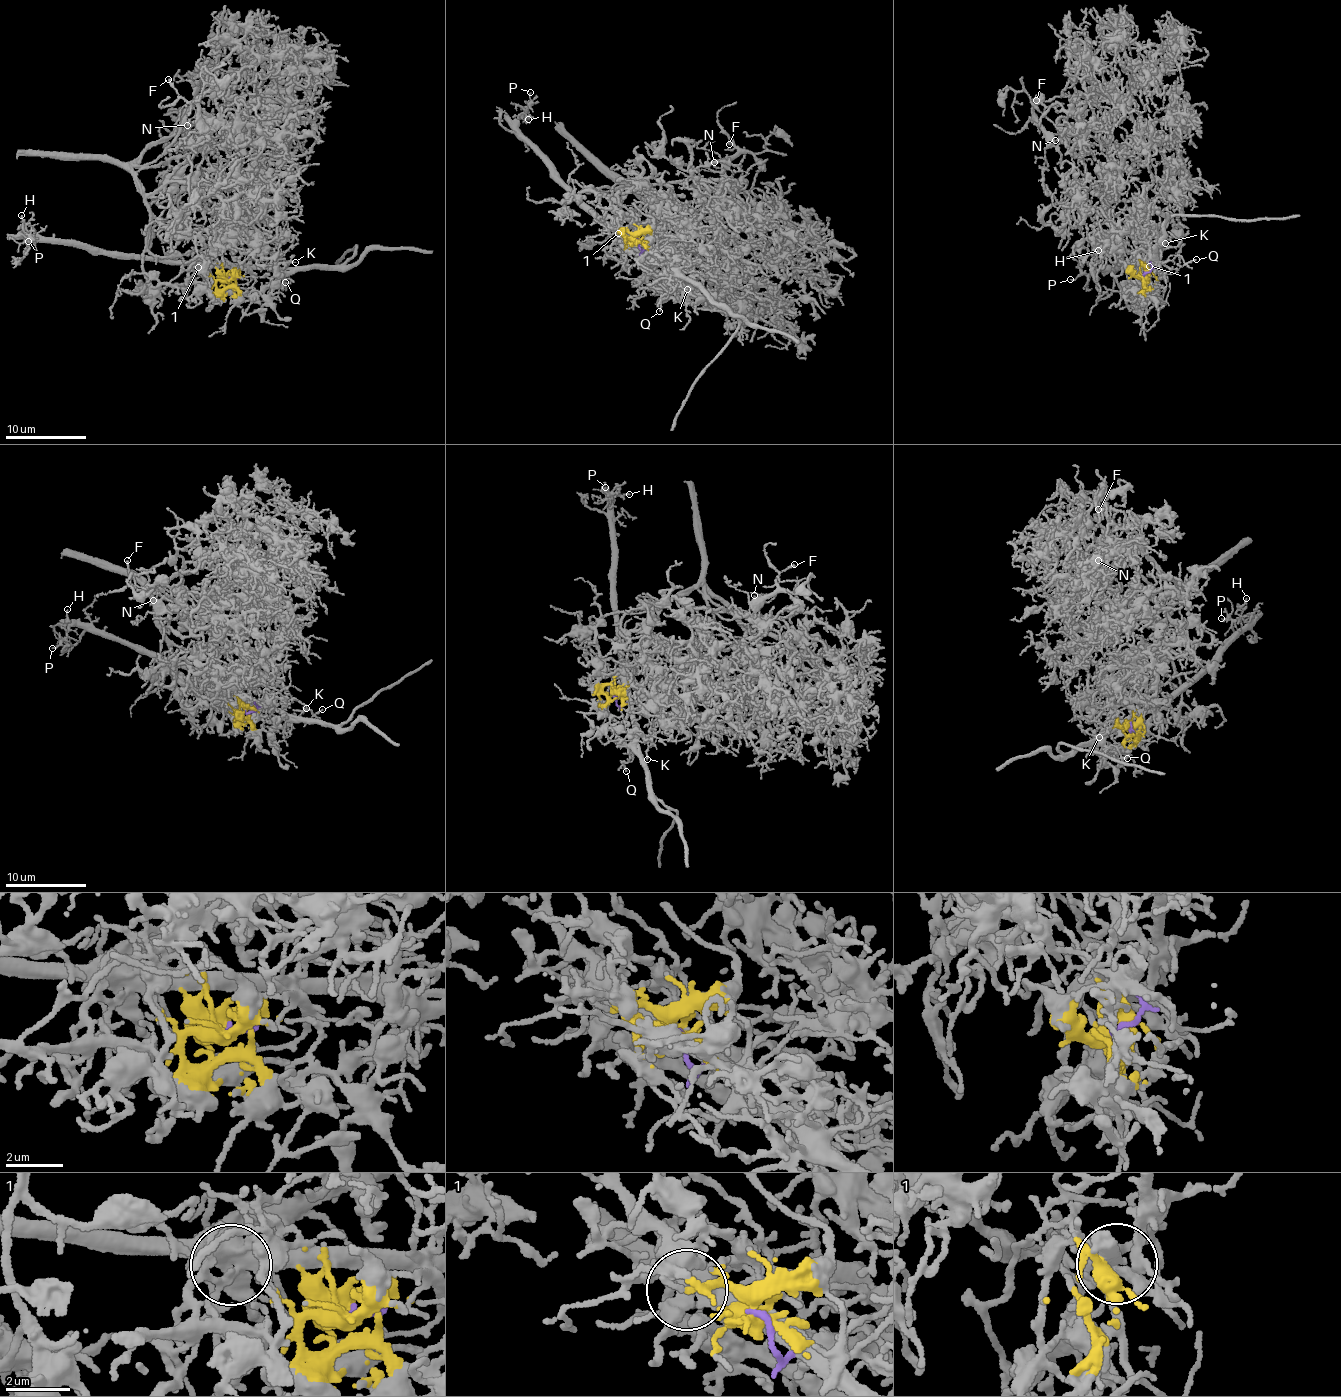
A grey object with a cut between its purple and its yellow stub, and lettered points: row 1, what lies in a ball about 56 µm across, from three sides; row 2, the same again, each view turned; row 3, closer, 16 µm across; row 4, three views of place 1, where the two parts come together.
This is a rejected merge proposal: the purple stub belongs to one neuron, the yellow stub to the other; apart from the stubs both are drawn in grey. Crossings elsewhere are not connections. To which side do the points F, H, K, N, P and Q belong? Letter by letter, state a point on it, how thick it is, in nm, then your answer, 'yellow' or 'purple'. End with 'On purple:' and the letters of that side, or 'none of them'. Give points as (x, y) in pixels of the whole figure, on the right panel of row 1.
F: (1036, 100) | 200 nm | yellow
H: (1098, 250) | 140 nm | purple
K: (1165, 243) | 120 nm | purple
N: (1055, 140) | 130 nm | yellow
P: (1070, 279) | 110 nm | purple
Q: (1196, 259) | 120 nm | purple
On purple: H, K, P, Q

